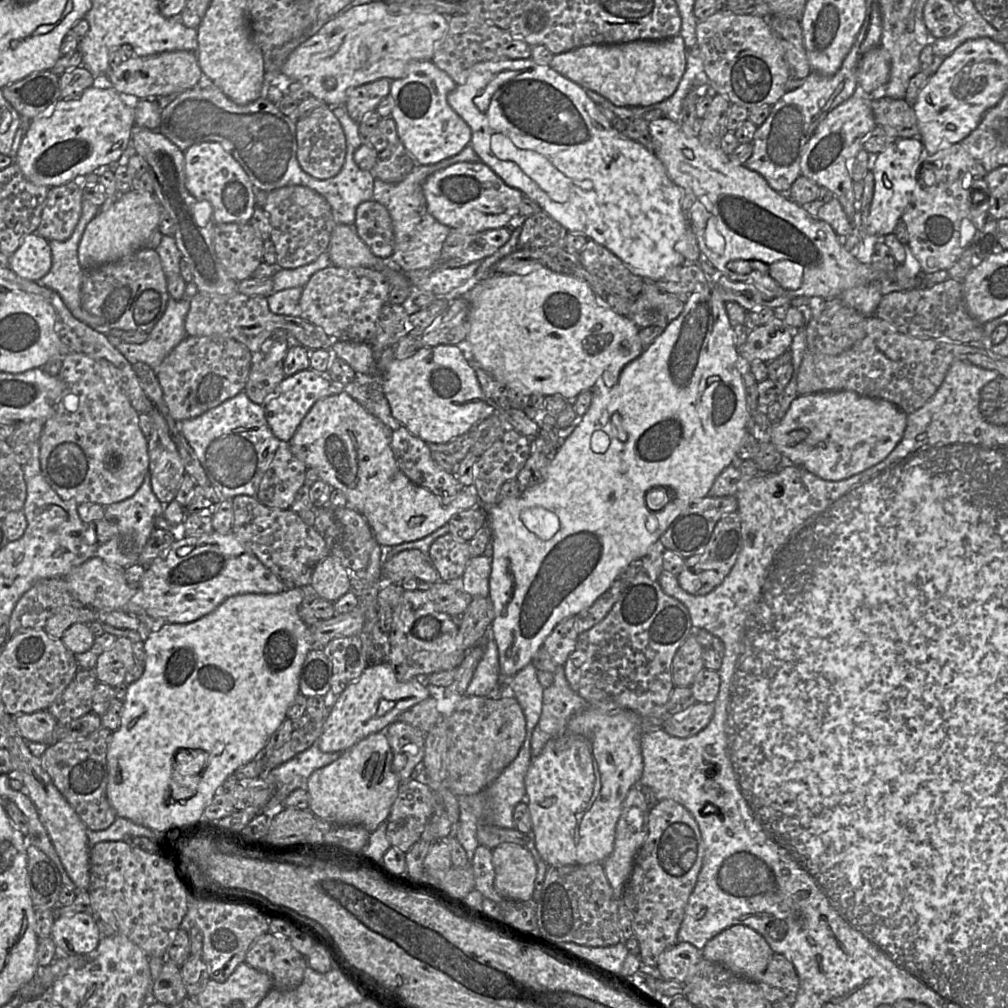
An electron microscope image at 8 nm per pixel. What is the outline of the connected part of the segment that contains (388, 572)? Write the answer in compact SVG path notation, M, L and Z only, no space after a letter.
M418 549L404 550L390 557L383 564L386 582L400 583L405 578L415 578L428 584L440 580L428 554Z

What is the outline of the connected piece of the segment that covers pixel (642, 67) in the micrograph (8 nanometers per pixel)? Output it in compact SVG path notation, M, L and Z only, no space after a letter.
M680 34L663 40L592 44L554 55L549 67L618 107L645 107L675 92L686 69L686 46Z

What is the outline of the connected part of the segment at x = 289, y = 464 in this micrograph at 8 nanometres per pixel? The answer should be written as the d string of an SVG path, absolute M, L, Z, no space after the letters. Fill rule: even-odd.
M282 444L264 474L256 497L268 507L289 509L304 485L306 470L306 465L294 456L290 445Z

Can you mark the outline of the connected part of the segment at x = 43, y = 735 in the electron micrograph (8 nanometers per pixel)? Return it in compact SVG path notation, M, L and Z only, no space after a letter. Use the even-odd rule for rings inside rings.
M47 710L16 716L15 723L27 742L38 742L48 746L54 744L57 719Z

